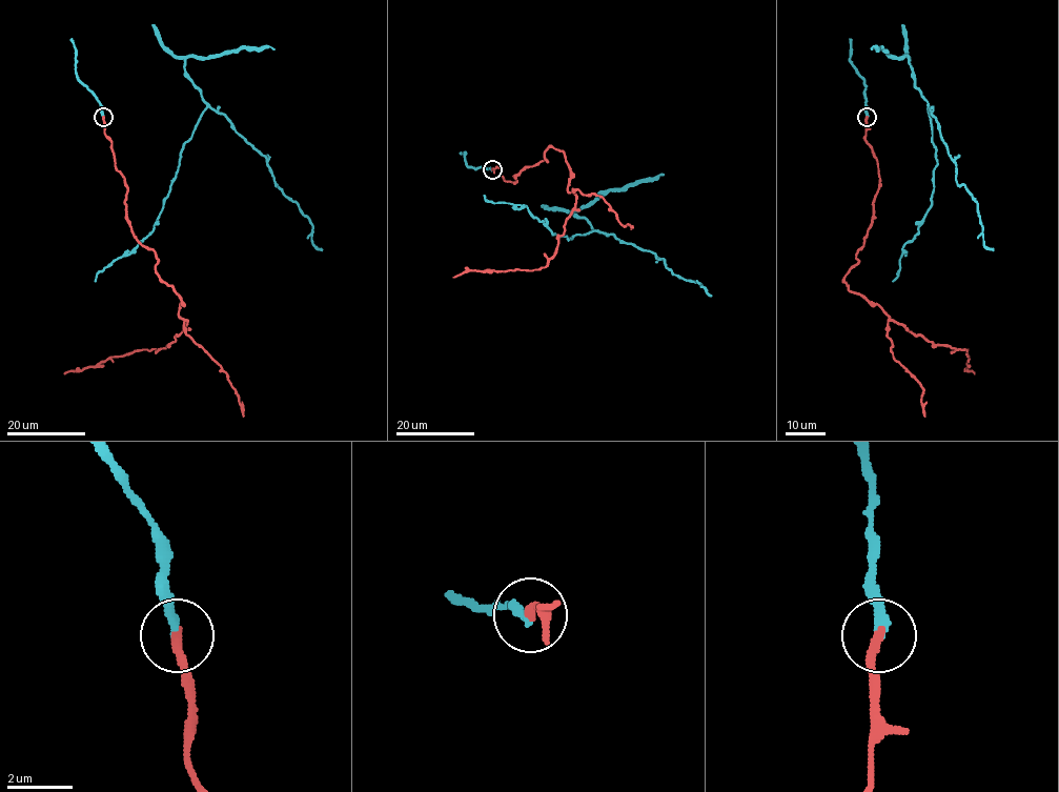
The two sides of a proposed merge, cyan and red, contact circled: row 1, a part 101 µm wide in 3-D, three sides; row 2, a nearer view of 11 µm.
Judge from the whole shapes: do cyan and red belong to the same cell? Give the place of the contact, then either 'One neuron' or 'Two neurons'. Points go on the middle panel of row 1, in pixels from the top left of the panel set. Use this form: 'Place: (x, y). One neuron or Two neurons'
Place: (492, 169). One neuron

